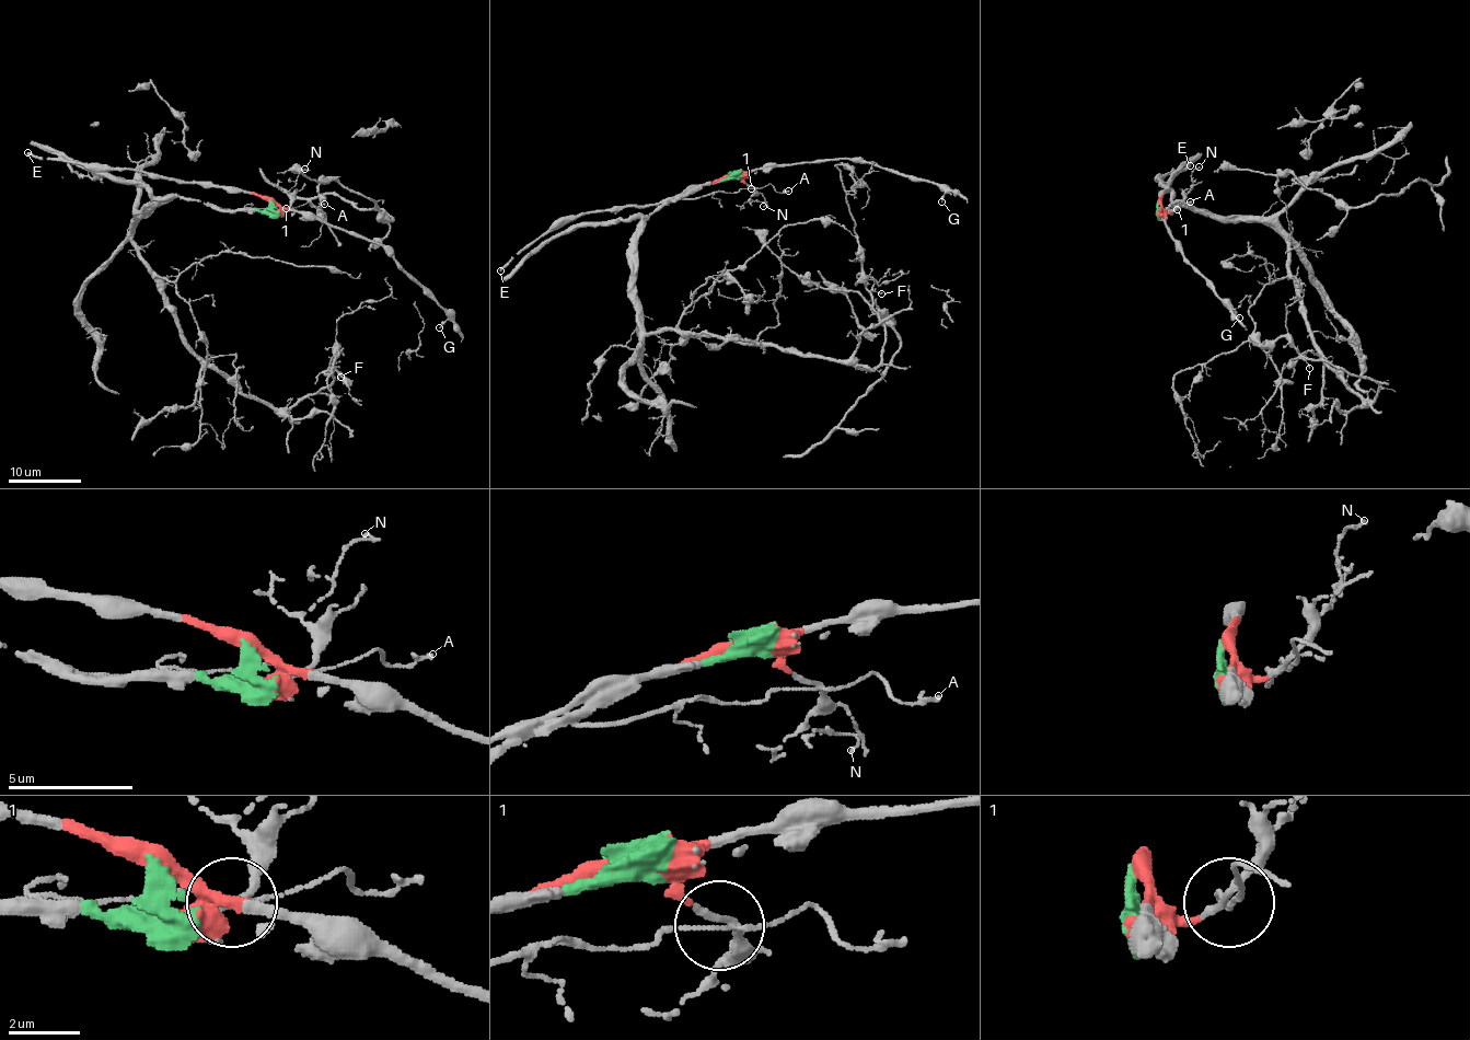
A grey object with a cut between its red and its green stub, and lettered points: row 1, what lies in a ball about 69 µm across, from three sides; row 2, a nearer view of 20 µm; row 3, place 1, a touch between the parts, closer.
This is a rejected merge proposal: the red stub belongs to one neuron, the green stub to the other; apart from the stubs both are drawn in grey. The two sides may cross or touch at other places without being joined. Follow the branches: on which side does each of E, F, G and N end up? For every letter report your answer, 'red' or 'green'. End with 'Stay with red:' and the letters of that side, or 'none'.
E: red
F: green
G: red
N: red
Stay with red: E, G, N

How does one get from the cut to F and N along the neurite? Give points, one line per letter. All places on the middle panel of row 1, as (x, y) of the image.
F: (730, 173), (645, 221), (639, 327), (776, 344), (872, 369), (886, 332), (872, 292), (882, 293)
N: (730, 175), (738, 175), (751, 186), (754, 192), (752, 199), (763, 201), (763, 207)

